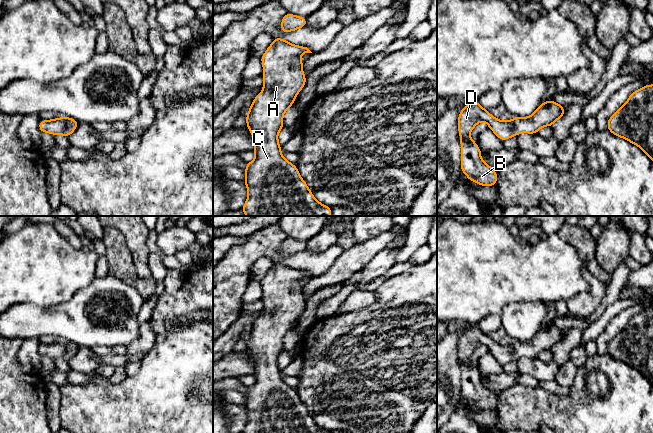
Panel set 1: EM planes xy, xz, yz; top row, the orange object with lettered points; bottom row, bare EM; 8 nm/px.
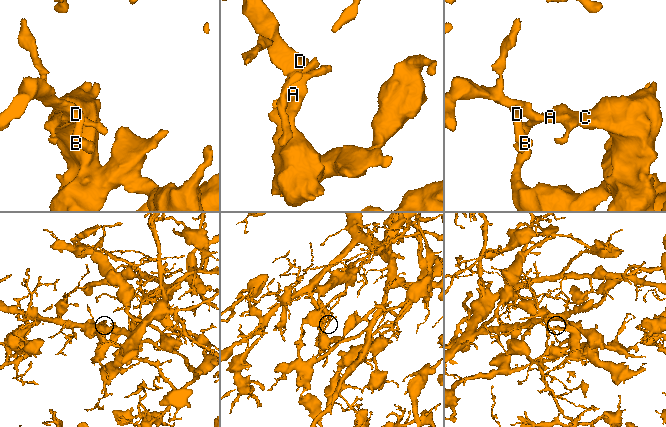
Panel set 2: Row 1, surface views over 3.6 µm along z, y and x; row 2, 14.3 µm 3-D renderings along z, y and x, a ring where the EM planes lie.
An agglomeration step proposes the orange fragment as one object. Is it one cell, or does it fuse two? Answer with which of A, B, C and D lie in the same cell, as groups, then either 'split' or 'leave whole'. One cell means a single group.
A B C D | leave whole

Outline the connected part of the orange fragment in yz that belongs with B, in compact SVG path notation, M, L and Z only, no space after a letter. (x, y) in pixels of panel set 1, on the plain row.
M550 324L542 326L529 341L515 340L512 344L501 345L484 333L478 325L468 327L458 339L461 395L470 405L481 410L495 410L497 407L496 394L482 384L478 368L469 361L479 346L486 346L489 353L504 365L521 357L537 358L540 352L551 351L564 339L564 330Z

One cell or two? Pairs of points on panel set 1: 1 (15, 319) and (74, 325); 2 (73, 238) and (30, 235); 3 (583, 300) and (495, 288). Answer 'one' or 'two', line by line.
1: one
2: two
3: two

